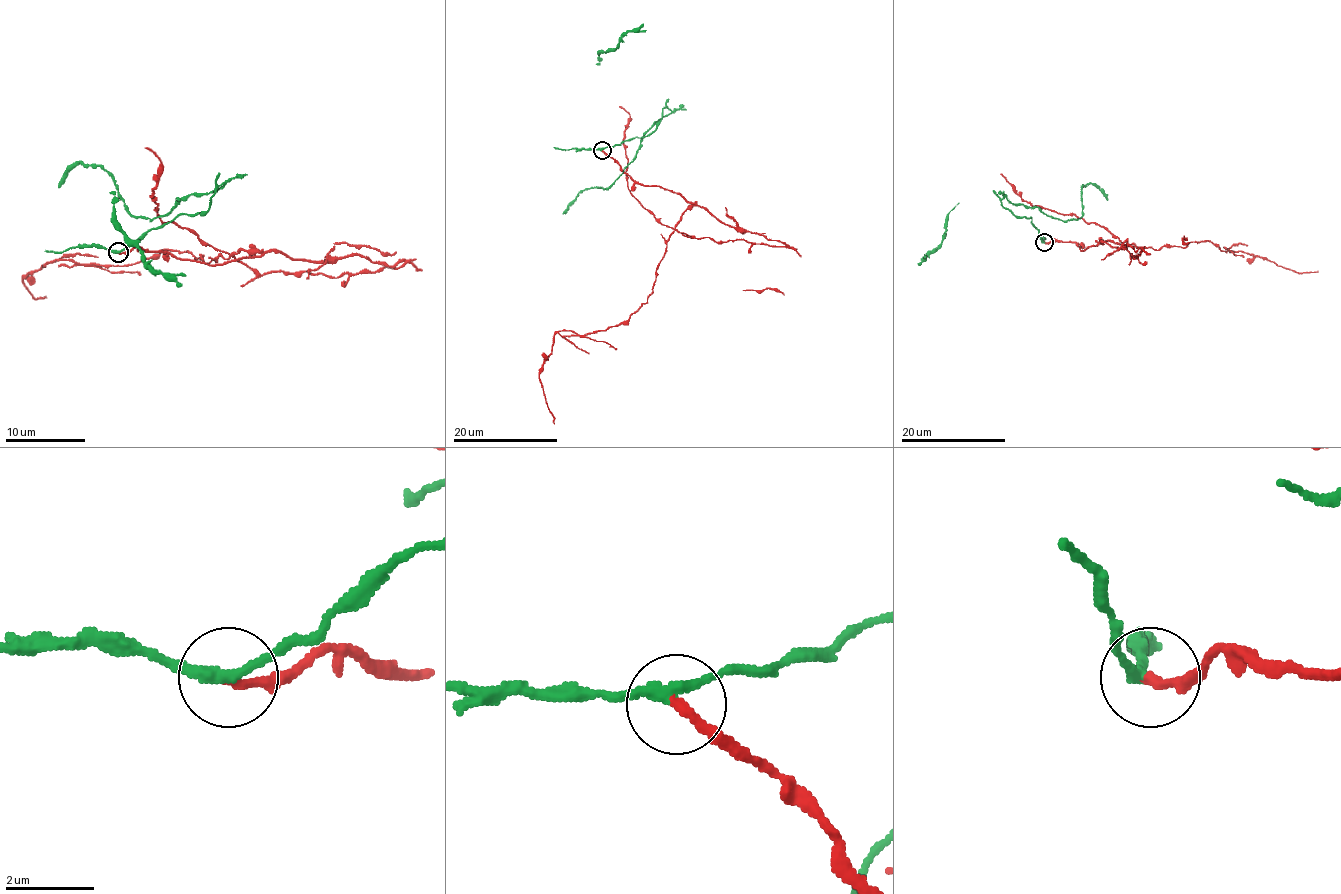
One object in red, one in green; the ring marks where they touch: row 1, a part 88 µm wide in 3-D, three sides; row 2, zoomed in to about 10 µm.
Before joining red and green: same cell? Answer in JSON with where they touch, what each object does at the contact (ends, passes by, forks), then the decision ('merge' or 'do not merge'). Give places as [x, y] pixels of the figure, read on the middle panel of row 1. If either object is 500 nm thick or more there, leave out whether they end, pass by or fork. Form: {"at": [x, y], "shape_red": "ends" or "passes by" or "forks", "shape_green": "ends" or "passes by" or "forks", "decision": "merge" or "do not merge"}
{"at": [602, 150], "shape_red": "ends", "shape_green": "passes by", "decision": "do not merge"}

